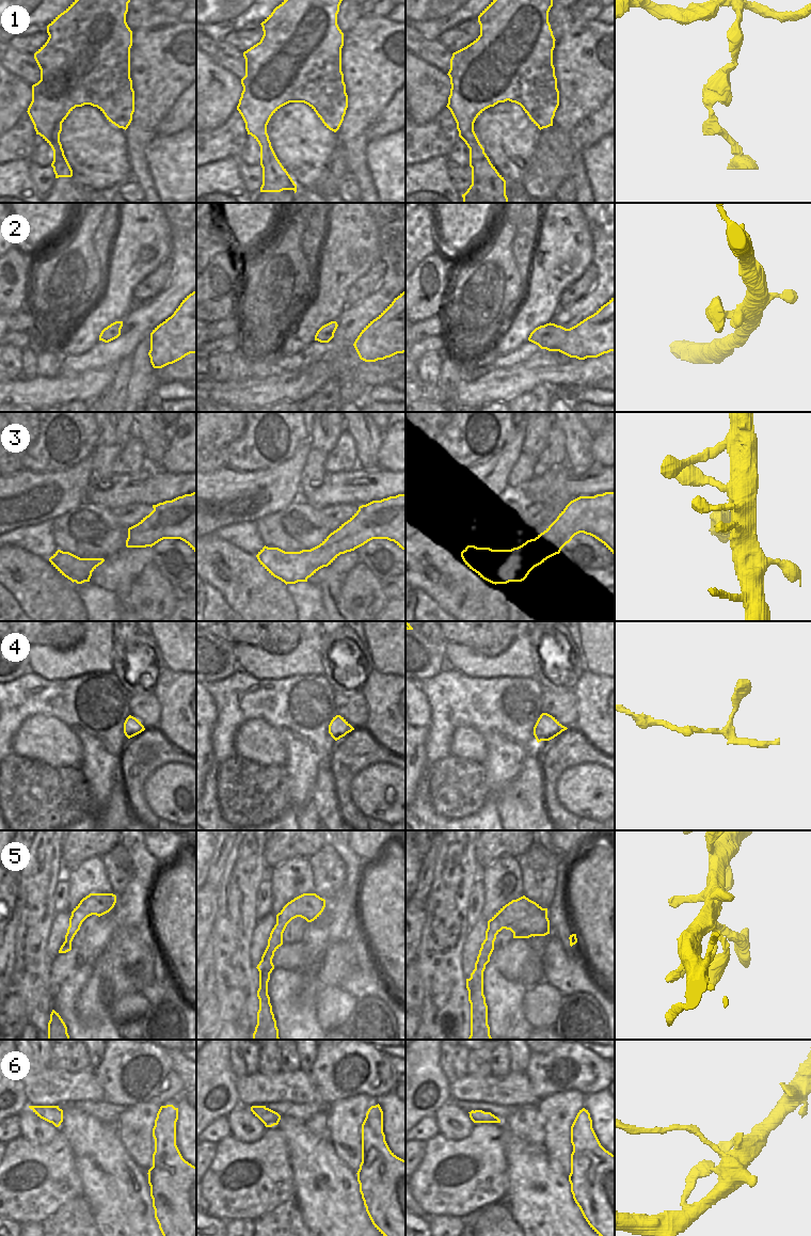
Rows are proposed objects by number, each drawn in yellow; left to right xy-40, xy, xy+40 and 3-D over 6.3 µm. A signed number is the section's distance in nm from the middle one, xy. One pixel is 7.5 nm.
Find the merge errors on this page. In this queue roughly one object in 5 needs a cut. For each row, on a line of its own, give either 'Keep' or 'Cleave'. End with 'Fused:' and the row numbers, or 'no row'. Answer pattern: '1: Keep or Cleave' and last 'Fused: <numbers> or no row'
1: Keep
2: Keep
3: Keep
4: Keep
5: Keep
6: Cleave
Fused: 6

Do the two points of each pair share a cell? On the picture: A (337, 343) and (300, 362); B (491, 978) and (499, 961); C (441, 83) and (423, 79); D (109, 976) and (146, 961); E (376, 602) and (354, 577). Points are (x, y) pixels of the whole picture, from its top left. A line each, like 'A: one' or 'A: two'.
A: one
B: two
C: one
D: one
E: one

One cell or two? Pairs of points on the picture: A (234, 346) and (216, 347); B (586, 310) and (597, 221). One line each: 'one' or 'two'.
A: one
B: one

